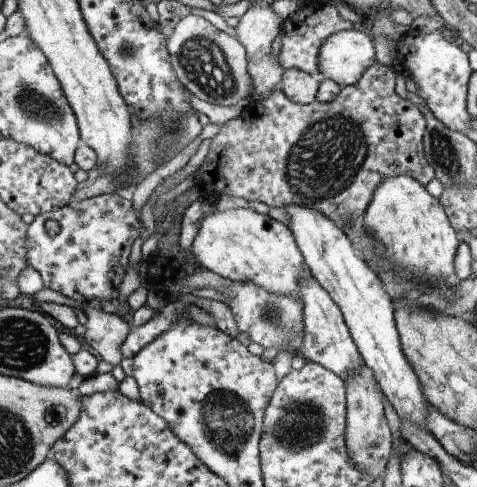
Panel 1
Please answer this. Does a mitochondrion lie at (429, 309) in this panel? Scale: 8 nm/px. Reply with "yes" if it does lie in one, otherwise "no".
no

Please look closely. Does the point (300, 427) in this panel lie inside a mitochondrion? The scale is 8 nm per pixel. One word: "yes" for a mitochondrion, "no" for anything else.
yes

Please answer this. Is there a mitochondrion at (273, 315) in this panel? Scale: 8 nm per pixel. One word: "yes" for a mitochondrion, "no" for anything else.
yes

